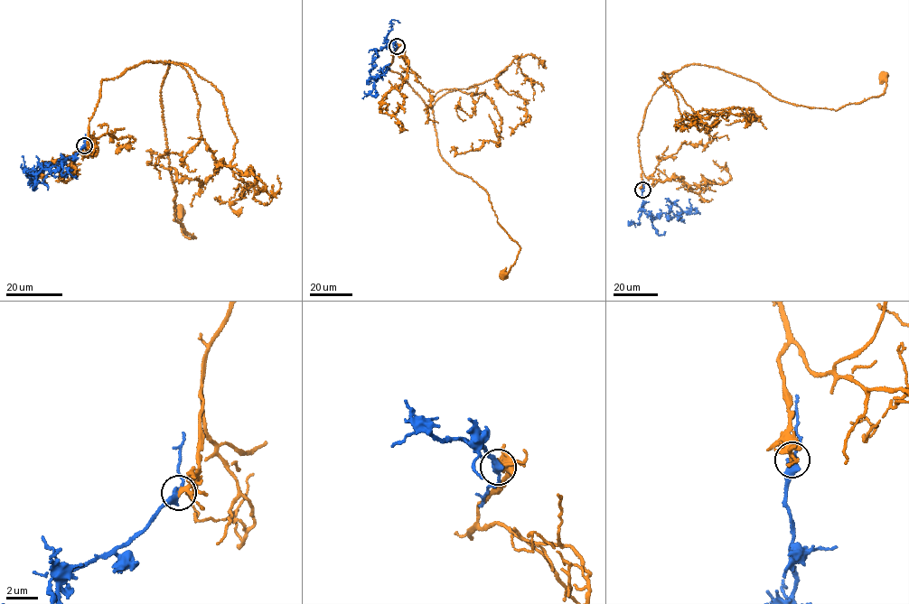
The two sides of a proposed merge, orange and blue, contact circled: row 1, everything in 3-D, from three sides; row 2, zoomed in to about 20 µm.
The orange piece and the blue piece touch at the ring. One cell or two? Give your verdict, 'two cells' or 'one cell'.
one cell

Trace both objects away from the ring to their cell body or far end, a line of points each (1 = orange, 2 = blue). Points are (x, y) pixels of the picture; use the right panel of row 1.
1: (642, 190), (638, 134), (645, 110), (683, 67), (718, 68), (778, 99), (837, 110), (882, 94), (883, 75)
2: (642, 190), (642, 209), (652, 219), (663, 213), (674, 218), (688, 212), (692, 209), (689, 199)

